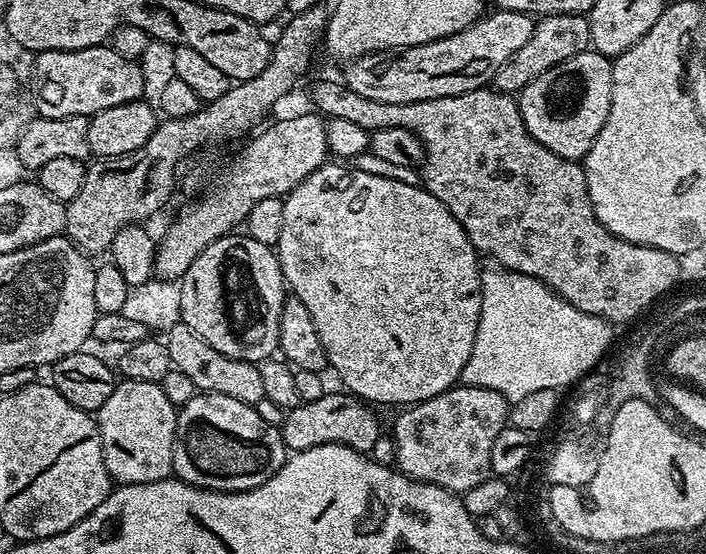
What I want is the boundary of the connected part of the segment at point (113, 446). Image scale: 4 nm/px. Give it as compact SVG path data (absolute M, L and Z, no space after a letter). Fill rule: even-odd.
M126 379L117 383L98 413L106 470L117 485L158 482L173 475L177 411L177 405L162 394L159 384Z

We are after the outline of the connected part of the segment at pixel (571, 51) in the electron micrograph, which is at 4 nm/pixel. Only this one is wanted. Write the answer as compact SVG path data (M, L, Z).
M575 12L574 14L550 14L536 20L534 34L530 34L530 42L522 46L498 70L494 87L498 92L519 94L538 74L550 70L550 66L558 66L558 62L566 62L566 58L574 58L574 54L589 51L592 39L587 15Z

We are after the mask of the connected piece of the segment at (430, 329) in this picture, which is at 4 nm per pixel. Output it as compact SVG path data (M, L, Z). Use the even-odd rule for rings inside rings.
M325 162L318 170L314 170L314 174L298 182L298 186L294 186L294 190L283 197L283 201L282 234L278 234L274 251L280 260L285 285L290 289L291 295L296 296L298 302L303 302L306 310L310 310L310 318L314 318L318 338L322 338L322 346L326 346L331 371L336 371L341 382L345 384L341 385L351 395L359 396L361 400L373 406L420 404L442 394L447 388L457 387L462 370L470 358L470 350L474 350L474 338L478 334L478 318L482 310L482 260L454 214L450 214L450 210L446 210L446 206L442 206L442 202L420 184L406 186L406 182L378 178L378 174L366 174L344 162Z

